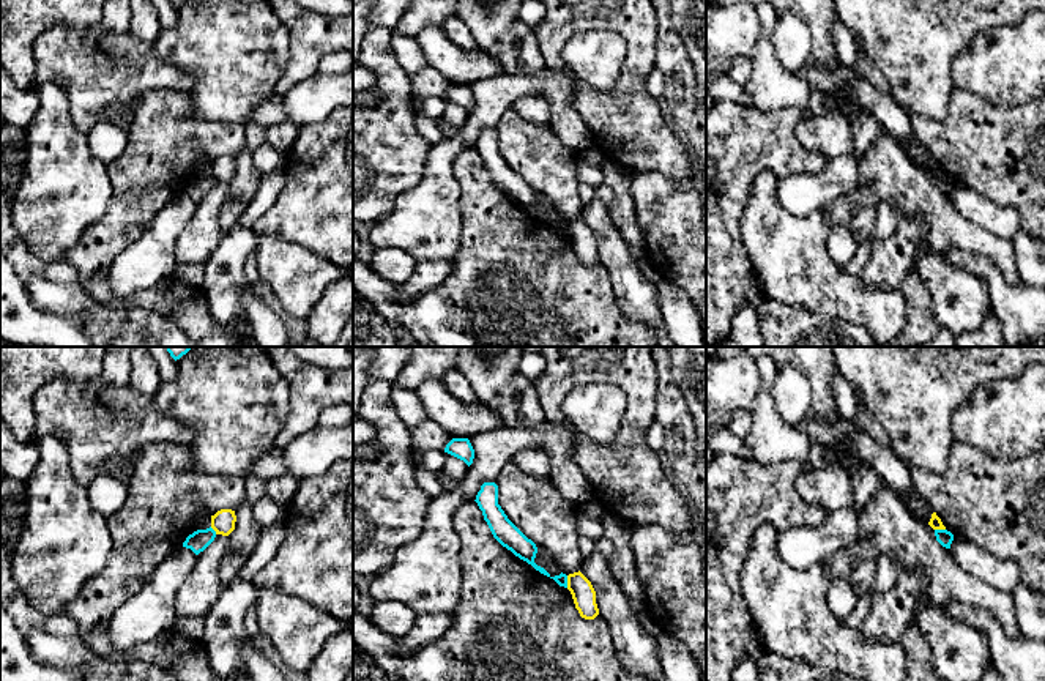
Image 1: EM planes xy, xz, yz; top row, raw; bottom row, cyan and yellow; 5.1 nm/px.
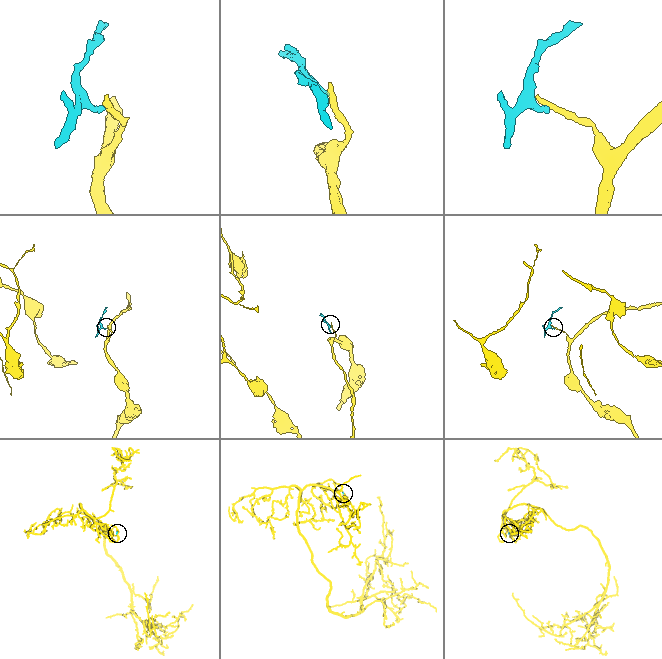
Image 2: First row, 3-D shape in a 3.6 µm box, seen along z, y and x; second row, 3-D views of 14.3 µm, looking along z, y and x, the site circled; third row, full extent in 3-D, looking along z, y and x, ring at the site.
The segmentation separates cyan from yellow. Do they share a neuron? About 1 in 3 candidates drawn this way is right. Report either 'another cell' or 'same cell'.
another cell

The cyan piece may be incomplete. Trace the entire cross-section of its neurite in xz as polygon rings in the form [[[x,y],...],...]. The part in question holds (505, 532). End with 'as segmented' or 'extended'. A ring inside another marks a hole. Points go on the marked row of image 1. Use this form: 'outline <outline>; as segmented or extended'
outline [[[484,482],[474,500],[482,511],[493,538],[515,556],[531,564],[541,574],[550,574],[534,563],[537,547],[528,539],[504,514],[498,504],[498,486],[495,482]]]; as segmented

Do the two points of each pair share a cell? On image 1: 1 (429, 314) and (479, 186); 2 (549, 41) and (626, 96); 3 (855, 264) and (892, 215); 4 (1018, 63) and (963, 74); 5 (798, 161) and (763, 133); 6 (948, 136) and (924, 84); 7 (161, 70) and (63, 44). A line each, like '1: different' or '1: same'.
1: same
2: same
3: same
4: same
5: same
6: different
7: same

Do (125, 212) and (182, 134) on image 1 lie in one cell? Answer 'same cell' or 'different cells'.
same cell

